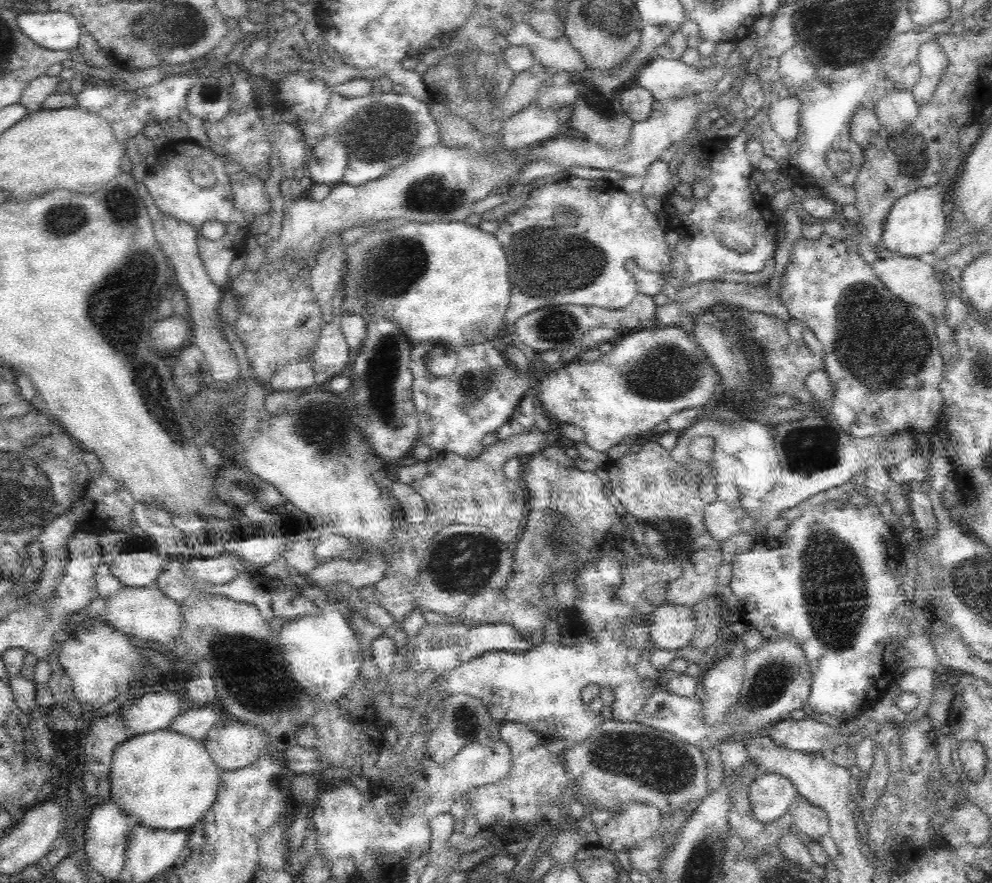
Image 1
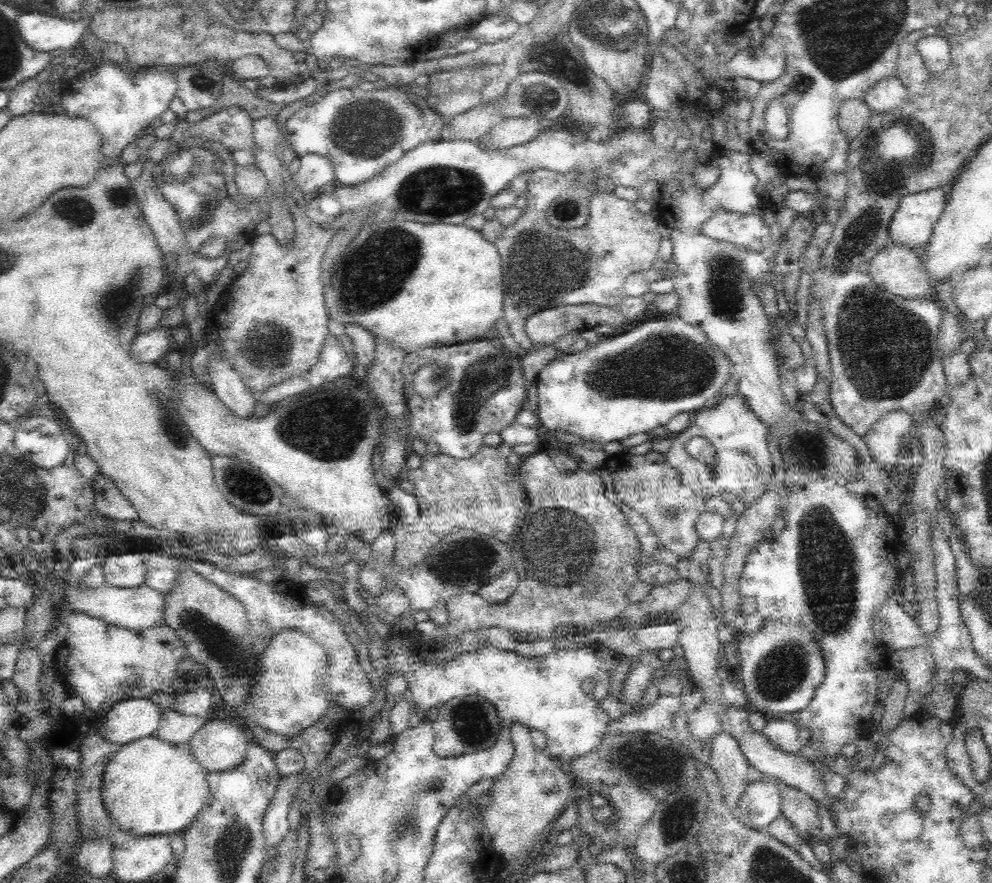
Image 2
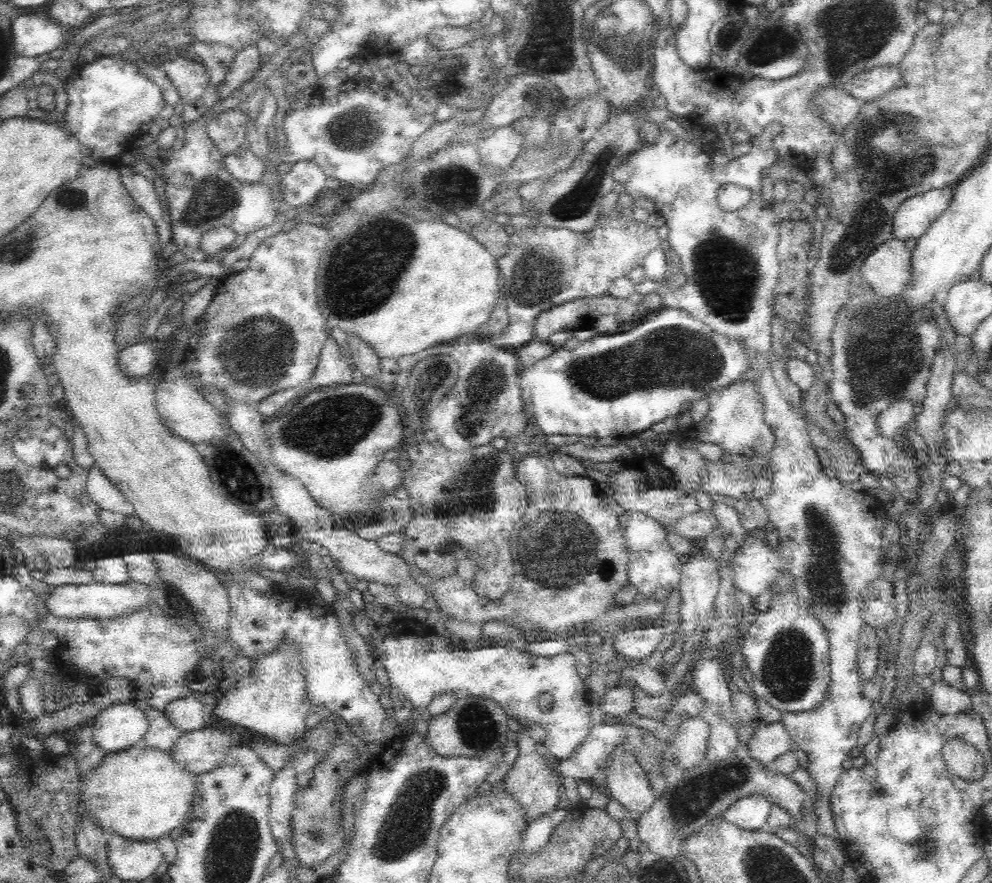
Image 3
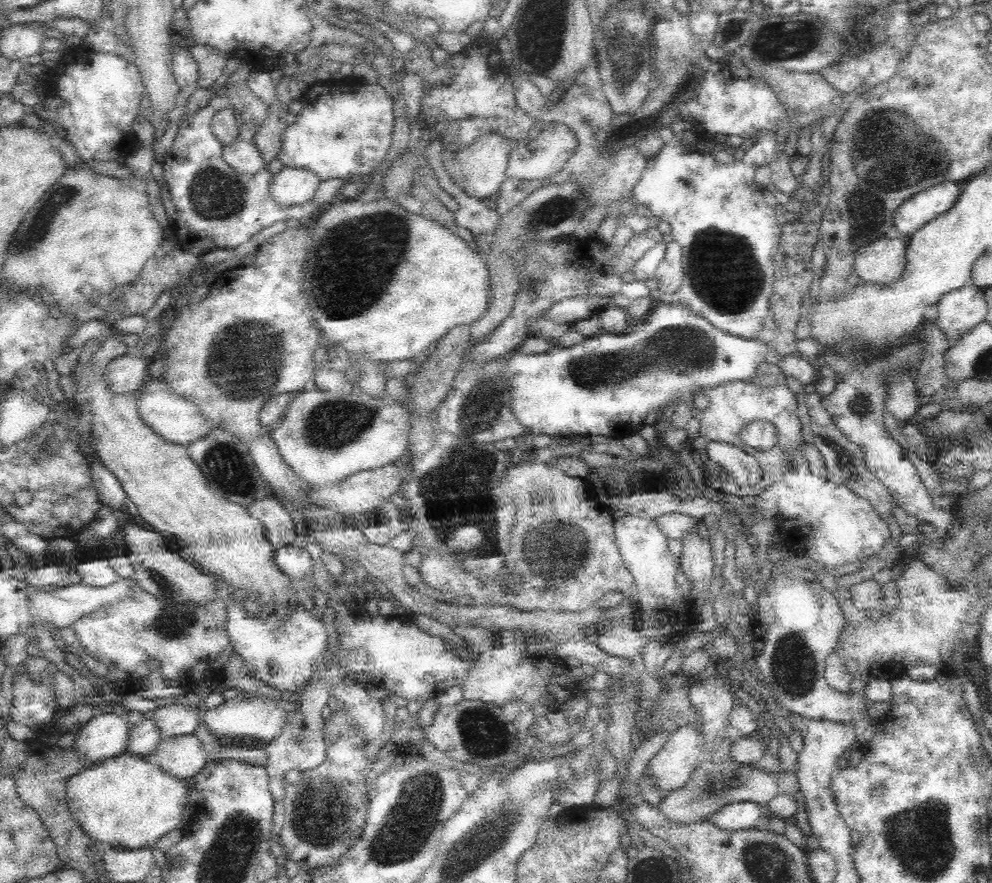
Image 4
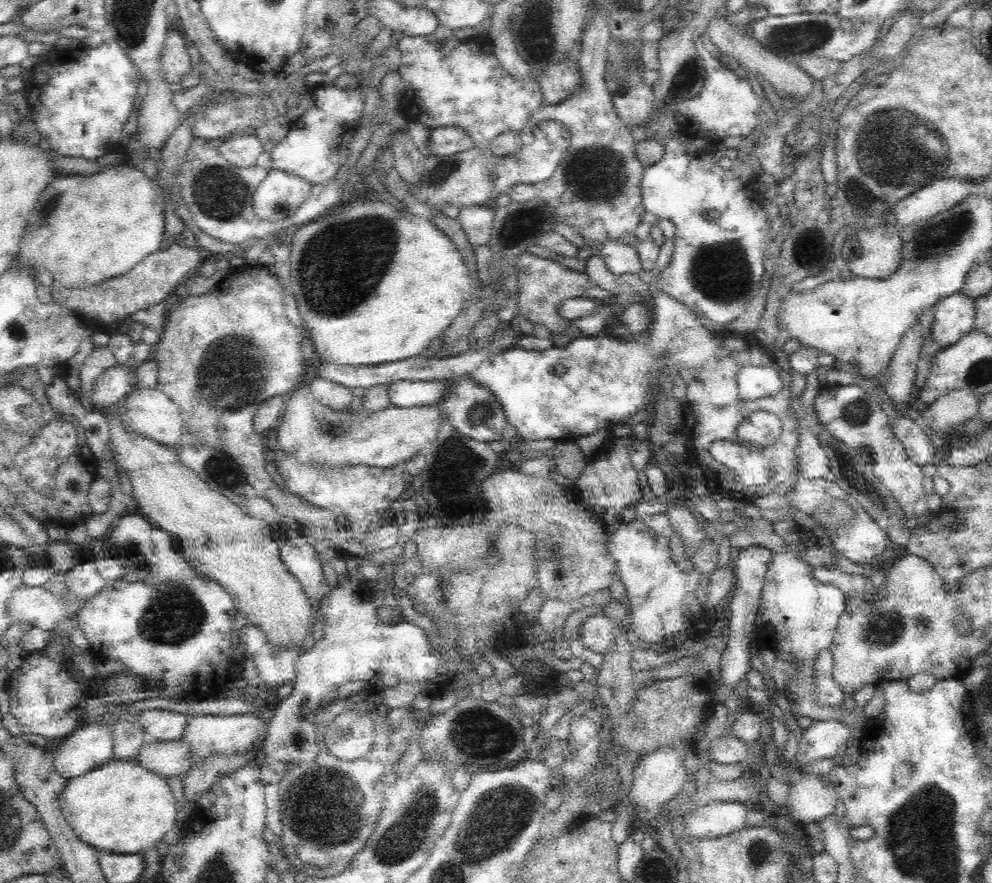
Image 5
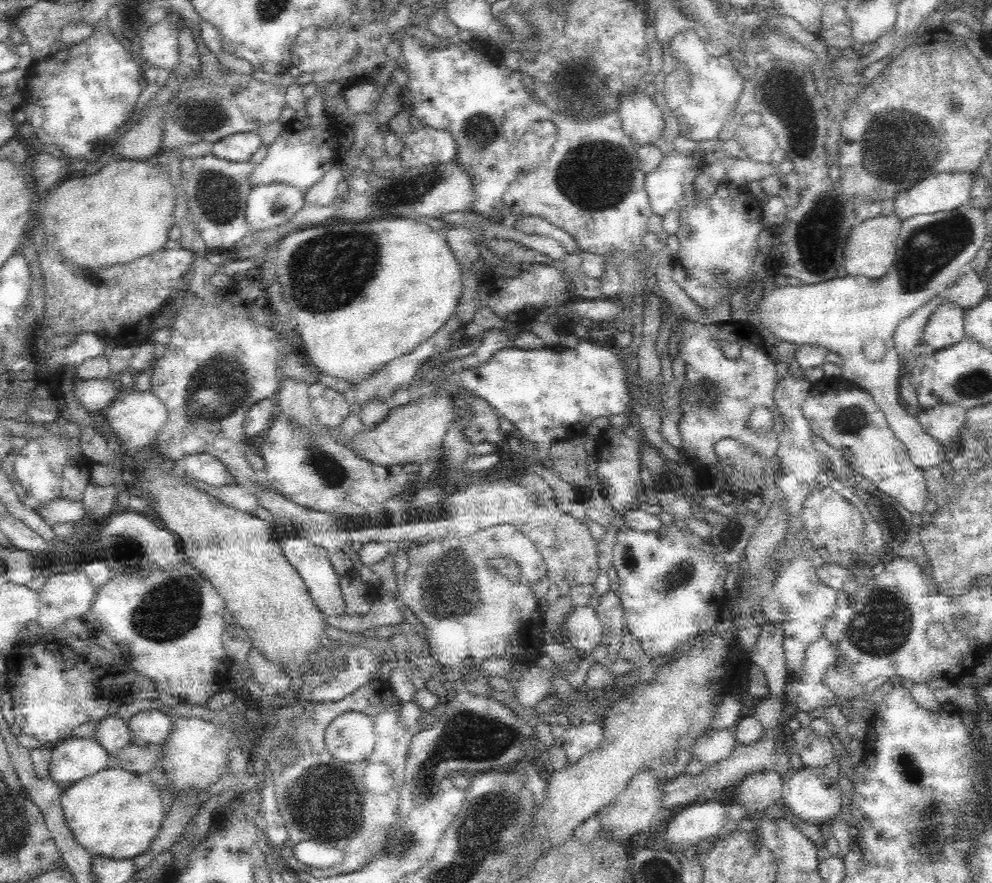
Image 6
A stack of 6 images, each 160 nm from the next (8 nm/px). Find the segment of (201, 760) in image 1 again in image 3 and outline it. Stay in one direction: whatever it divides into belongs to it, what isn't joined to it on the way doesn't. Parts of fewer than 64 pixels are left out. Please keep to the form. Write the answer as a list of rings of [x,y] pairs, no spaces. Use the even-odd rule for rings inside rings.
[[[135,745],[105,754],[102,762],[81,780],[80,802],[84,801],[84,809],[105,832],[132,840],[153,841],[164,834],[171,834],[189,817],[194,788],[194,774],[180,768],[170,753],[146,745]]]

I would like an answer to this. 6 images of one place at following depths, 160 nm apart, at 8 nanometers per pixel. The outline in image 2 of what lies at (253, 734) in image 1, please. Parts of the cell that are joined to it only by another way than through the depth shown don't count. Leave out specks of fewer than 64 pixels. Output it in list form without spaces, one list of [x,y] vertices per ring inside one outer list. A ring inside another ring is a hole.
[[[213,720],[197,730],[187,747],[206,772],[224,772],[244,760],[248,744],[238,726],[228,720]]]

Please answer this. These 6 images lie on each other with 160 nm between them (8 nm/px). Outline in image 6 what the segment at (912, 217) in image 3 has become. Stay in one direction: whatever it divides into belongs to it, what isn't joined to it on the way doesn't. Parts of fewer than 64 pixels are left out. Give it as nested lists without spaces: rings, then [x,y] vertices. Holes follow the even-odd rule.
[[[934,172],[926,175],[924,180],[916,182],[910,190],[902,192],[896,198],[896,217],[904,222],[911,217],[921,214],[934,214],[950,212],[961,208],[964,204],[972,202],[972,178],[974,174],[970,172]]]

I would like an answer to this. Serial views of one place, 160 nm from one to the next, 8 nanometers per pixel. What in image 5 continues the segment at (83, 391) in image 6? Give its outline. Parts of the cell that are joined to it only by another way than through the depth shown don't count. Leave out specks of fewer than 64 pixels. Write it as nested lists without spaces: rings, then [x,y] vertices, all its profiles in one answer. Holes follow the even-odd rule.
[[[124,364],[108,368],[100,374],[90,392],[93,409],[105,410],[118,406],[134,384],[133,374],[133,368],[129,369]]]

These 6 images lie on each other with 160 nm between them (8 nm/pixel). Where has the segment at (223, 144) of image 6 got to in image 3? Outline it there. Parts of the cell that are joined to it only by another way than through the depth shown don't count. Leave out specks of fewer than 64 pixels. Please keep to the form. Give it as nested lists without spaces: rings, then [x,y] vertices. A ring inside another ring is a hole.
[[[247,149],[237,154],[228,154],[224,159],[225,169],[240,182],[258,182],[262,180],[266,162],[264,158],[258,158]]]

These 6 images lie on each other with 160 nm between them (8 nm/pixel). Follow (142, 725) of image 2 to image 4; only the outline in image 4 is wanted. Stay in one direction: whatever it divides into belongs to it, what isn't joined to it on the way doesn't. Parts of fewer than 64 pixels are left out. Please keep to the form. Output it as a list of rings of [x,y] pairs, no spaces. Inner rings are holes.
[[[114,712],[94,716],[78,730],[75,752],[90,766],[127,752],[130,725]]]

